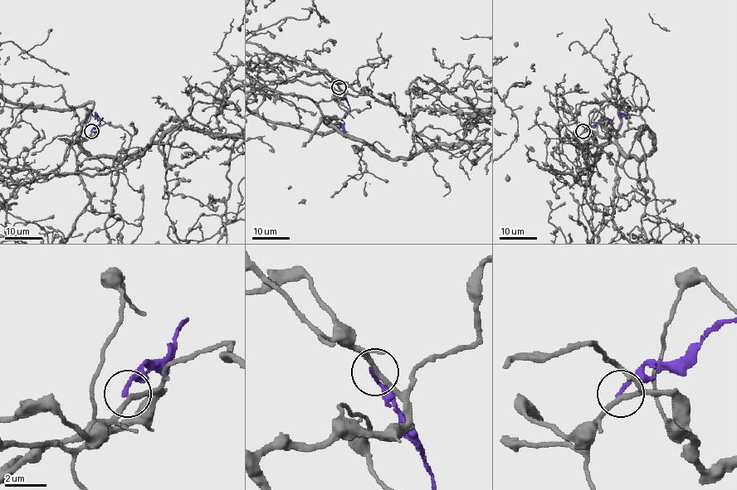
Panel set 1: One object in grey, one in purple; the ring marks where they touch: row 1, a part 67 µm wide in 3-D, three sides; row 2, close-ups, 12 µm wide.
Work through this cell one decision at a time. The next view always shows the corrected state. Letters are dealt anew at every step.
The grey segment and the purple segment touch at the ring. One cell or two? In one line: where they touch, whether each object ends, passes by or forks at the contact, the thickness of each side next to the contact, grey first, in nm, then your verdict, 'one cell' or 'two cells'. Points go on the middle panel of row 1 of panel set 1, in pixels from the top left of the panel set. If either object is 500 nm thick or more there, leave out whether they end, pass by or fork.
at (339, 87); grey passes by; purple ends there; 240 nm thick on the grey side, 170 nm on the other; two cells

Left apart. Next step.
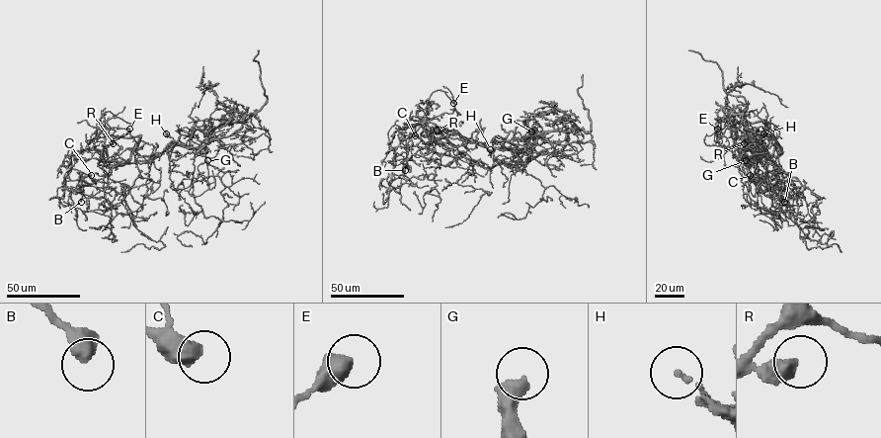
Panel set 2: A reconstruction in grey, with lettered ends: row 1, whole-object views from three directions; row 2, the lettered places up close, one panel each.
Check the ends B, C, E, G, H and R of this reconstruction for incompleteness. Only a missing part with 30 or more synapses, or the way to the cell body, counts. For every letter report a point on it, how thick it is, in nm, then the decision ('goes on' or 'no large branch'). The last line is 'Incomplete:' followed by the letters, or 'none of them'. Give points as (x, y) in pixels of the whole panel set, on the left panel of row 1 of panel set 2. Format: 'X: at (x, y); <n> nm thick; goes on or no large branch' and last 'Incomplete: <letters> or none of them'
B: at (81, 202); 500 nm thick; no large branch
C: at (91, 175); 550 nm thick; no large branch
E: at (129, 129); 600 nm thick; no large branch
G: at (207, 160); 460 nm thick; no large branch
H: at (166, 133); 100 nm thick; no large branch
R: at (113, 143); 500 nm thick; no large branch
Incomplete: none of them

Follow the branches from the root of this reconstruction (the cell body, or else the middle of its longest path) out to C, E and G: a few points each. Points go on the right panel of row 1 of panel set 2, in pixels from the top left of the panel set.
C: (774, 156), (761, 151), (755, 166), (755, 173), (767, 189), (764, 192), (760, 179), (750, 175)
E: (774, 156), (761, 151), (754, 167), (741, 160), (717, 141), (717, 122), (719, 138), (706, 144), (717, 129)
G: (774, 156), (781, 152), (778, 144), (775, 147), (776, 141), (766, 178), (755, 196), (748, 184), (746, 160)

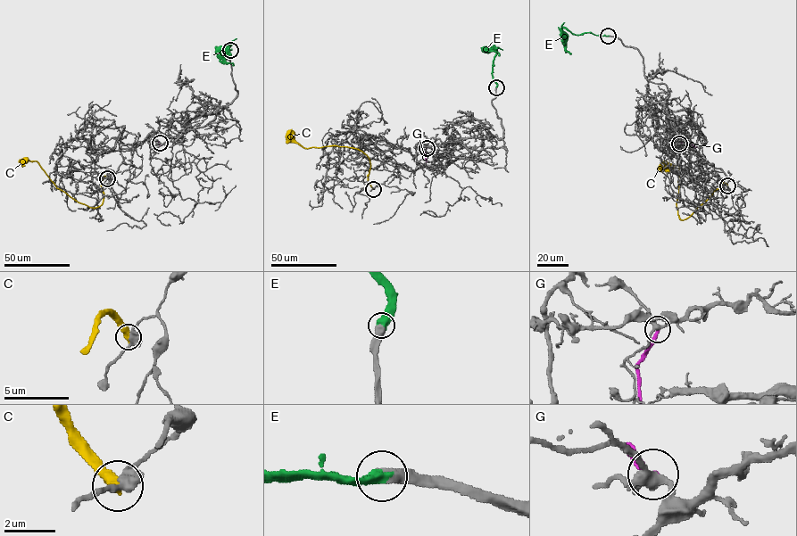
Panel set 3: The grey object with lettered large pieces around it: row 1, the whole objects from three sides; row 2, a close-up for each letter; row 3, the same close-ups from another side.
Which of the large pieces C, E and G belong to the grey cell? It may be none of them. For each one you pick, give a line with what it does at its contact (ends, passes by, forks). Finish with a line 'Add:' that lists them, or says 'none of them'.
E: It ends there
Add: E

